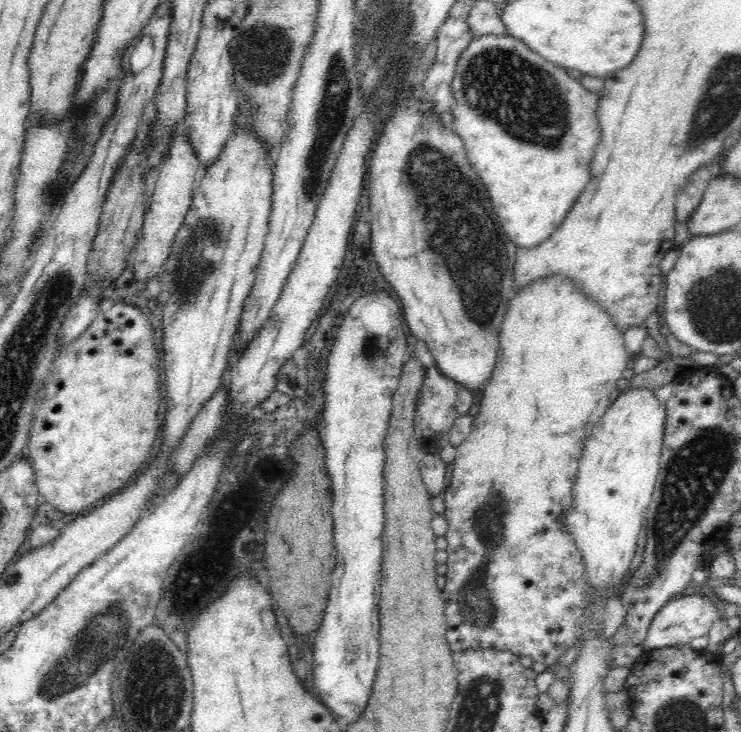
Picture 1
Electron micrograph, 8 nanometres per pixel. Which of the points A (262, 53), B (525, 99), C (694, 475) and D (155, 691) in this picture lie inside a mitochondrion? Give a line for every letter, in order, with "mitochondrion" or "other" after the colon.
A: mitochondrion
B: mitochondrion
C: mitochondrion
D: mitochondrion

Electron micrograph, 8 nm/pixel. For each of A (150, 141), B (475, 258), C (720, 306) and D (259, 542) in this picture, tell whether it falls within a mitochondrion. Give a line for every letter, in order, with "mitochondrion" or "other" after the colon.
A: other
B: mitochondrion
C: mitochondrion
D: other

